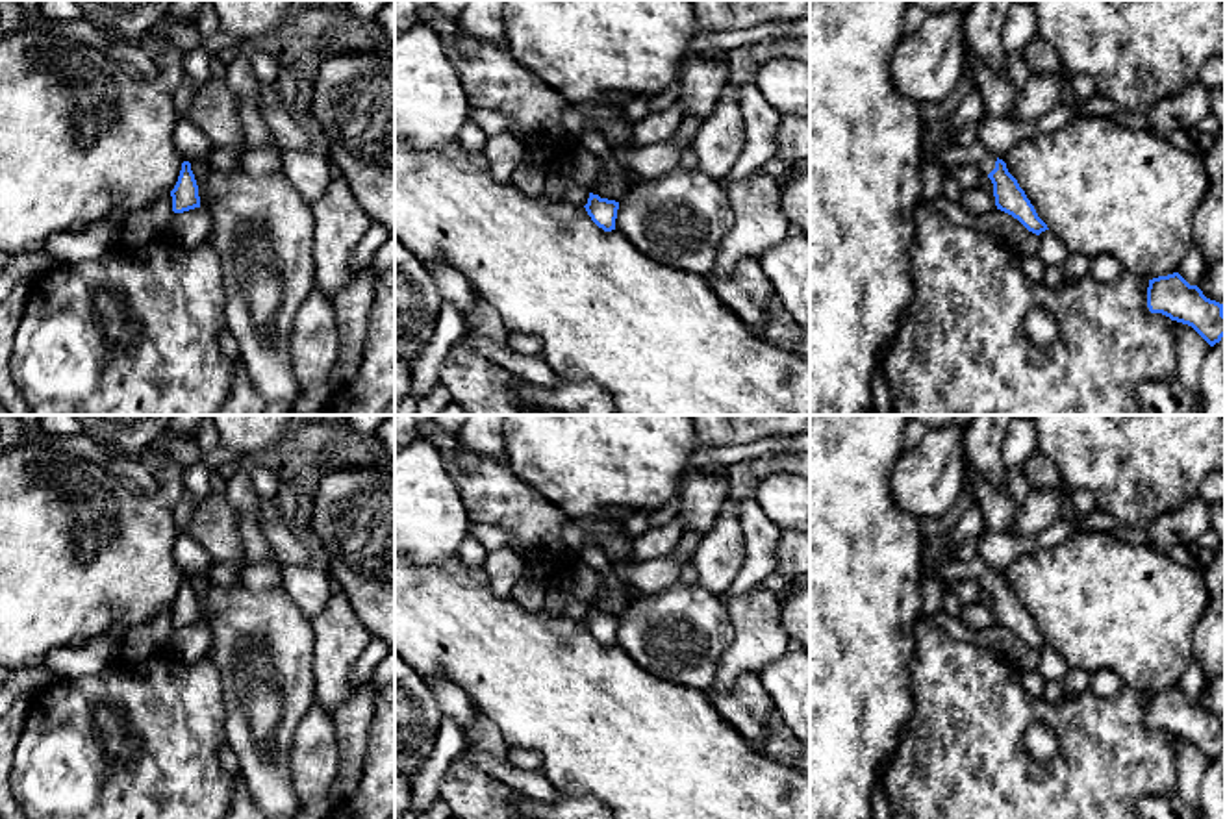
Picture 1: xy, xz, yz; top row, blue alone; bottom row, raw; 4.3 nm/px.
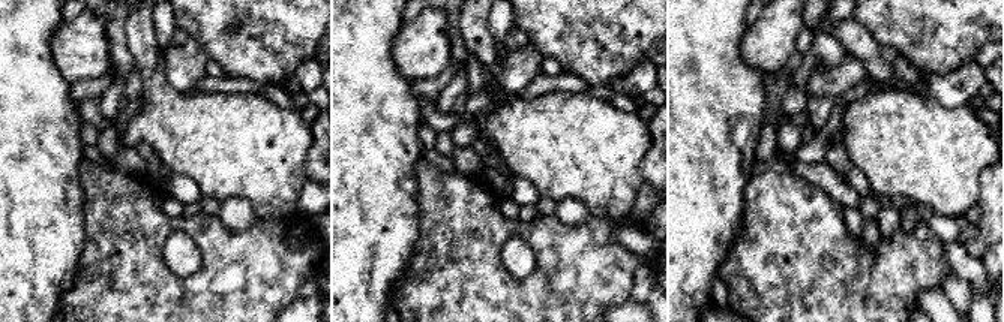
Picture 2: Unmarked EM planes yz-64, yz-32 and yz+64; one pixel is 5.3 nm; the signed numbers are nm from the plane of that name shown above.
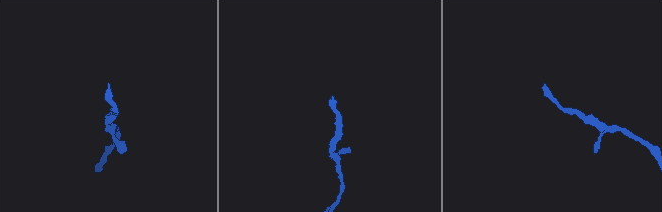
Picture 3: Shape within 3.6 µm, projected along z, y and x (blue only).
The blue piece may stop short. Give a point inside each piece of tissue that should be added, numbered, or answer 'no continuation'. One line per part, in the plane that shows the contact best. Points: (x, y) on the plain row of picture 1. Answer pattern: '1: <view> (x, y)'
1: yz (951, 571)

